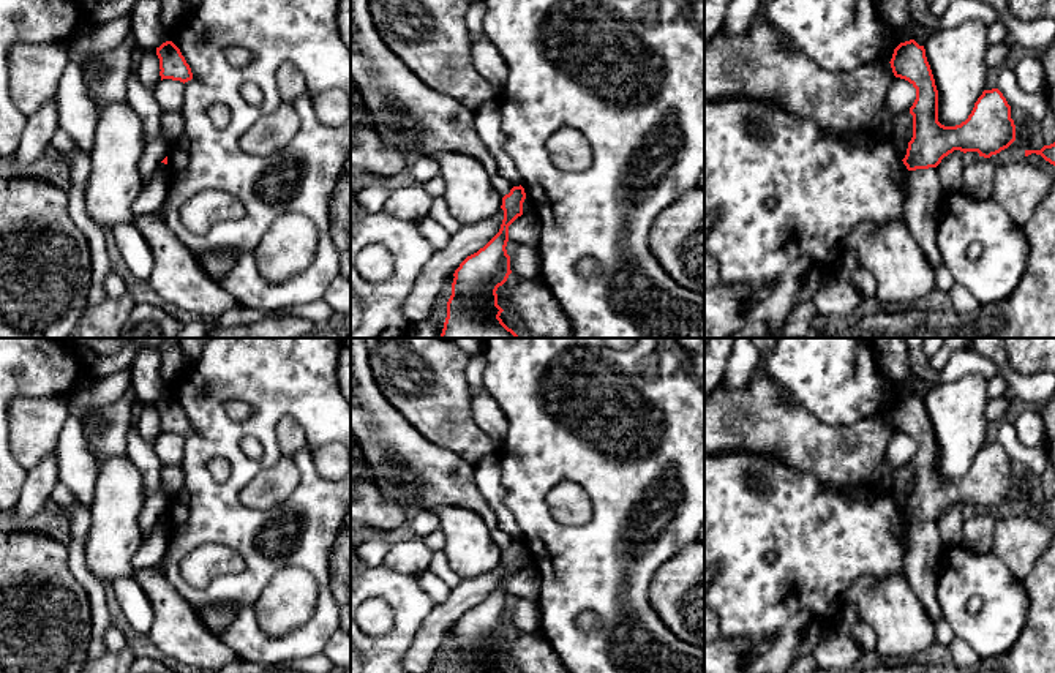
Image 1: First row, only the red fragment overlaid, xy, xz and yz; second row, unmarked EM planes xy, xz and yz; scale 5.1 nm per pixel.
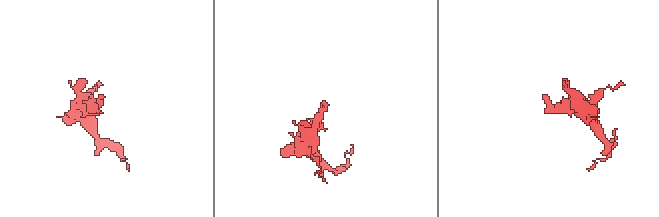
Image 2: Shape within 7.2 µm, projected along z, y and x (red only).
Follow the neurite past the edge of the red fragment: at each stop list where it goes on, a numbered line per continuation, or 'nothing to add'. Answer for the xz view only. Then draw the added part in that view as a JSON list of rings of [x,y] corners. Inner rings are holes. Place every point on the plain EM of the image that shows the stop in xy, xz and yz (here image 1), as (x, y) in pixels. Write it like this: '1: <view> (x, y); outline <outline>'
nothing to add

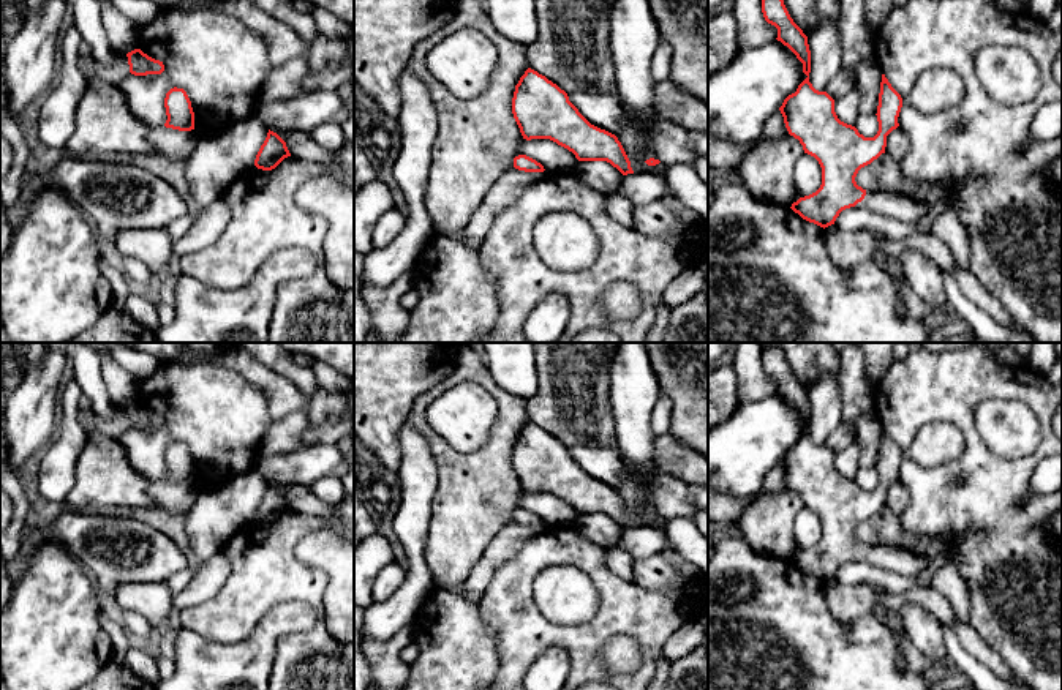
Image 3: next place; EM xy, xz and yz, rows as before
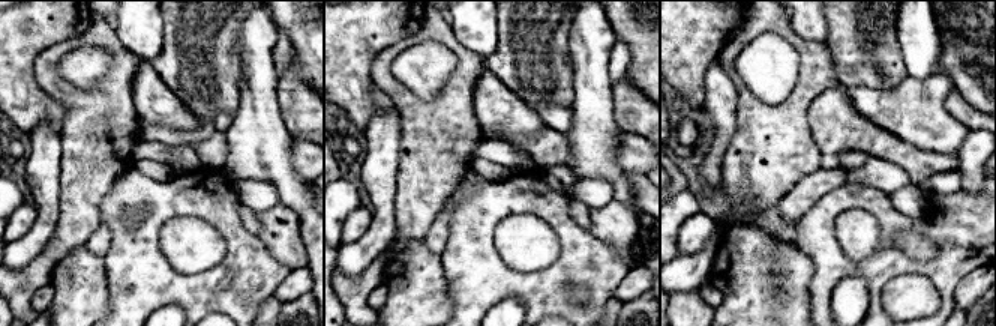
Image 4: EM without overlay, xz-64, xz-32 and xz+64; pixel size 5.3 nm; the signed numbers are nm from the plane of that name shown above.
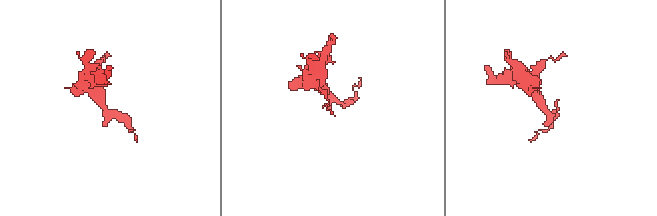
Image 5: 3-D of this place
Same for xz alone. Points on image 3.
nothing to add

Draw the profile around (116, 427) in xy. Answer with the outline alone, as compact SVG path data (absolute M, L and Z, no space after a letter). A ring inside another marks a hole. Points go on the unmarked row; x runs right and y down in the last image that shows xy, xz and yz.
M117 407L117 414L111 420L95 415L95 429L107 437L120 439L130 429L130 418L126 407Z

